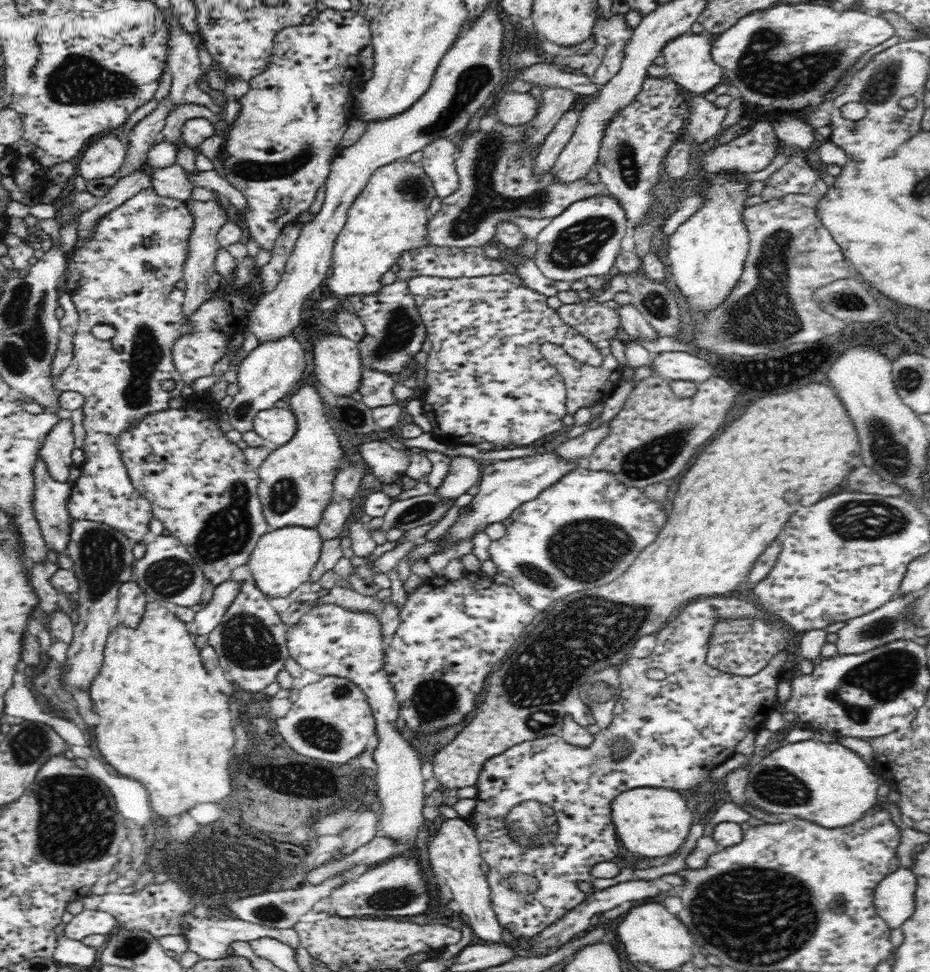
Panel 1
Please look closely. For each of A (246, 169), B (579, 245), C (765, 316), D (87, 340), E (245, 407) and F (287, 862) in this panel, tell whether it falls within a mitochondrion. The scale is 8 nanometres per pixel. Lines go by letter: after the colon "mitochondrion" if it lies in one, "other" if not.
A: mitochondrion
B: mitochondrion
C: mitochondrion
D: other
E: mitochondrion
F: other

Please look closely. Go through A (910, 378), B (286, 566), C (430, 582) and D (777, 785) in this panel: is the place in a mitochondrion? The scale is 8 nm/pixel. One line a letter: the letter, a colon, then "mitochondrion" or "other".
A: mitochondrion
B: other
C: other
D: mitochondrion

